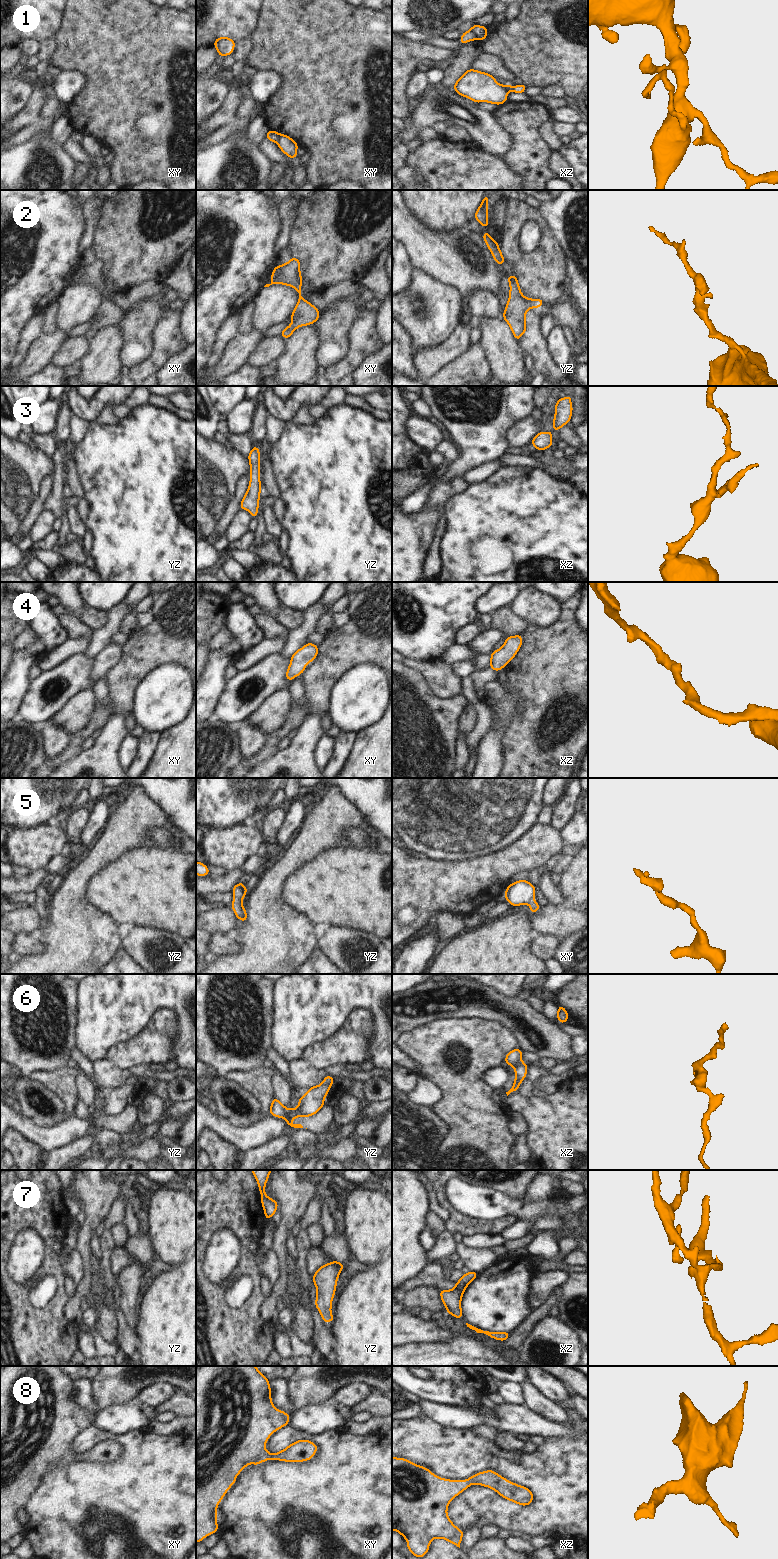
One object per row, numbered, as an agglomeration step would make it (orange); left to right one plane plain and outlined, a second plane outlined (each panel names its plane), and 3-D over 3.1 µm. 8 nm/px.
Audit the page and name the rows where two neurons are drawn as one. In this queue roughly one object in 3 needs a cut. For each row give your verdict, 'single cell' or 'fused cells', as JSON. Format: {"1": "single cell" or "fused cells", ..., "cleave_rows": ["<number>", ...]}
{"1": "fused cells", "2": "single cell", "3": "single cell", "4": "single cell", "5": "single cell", "6": "fused cells", "7": "single cell", "8": "single cell", "cleave_rows": ["1", "6"]}

